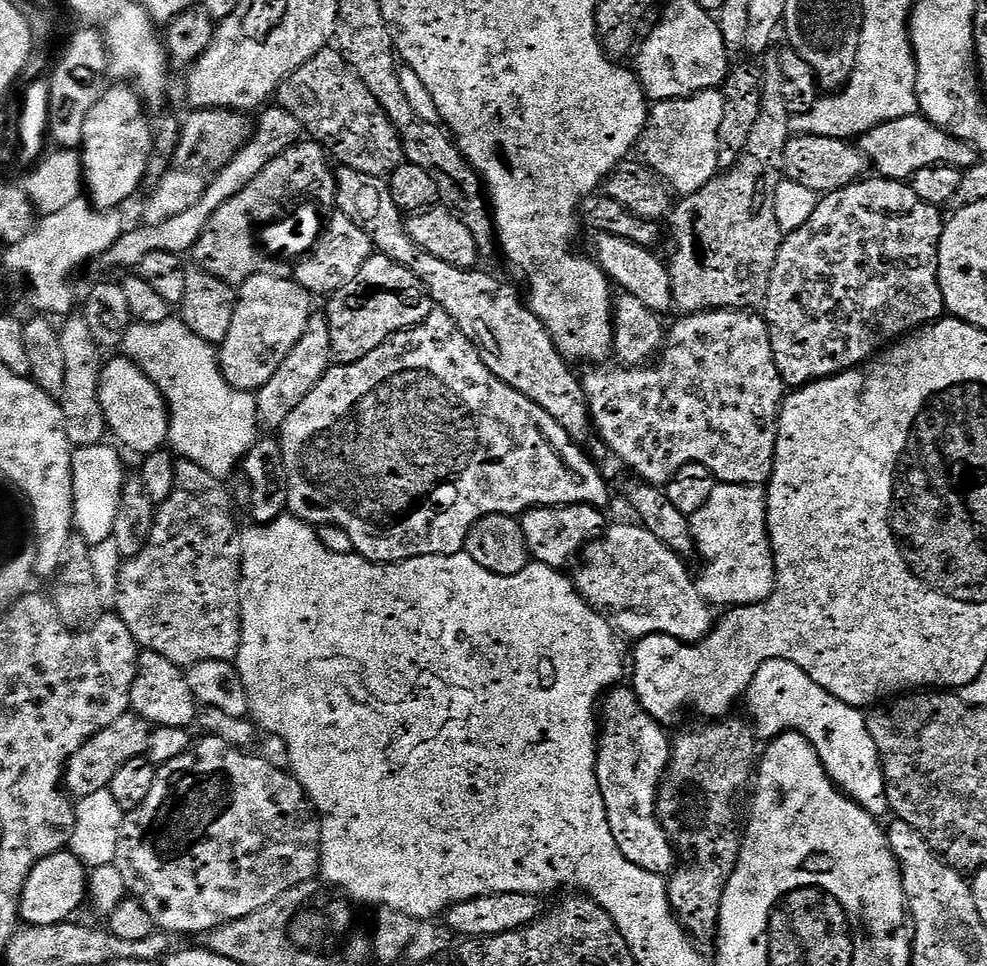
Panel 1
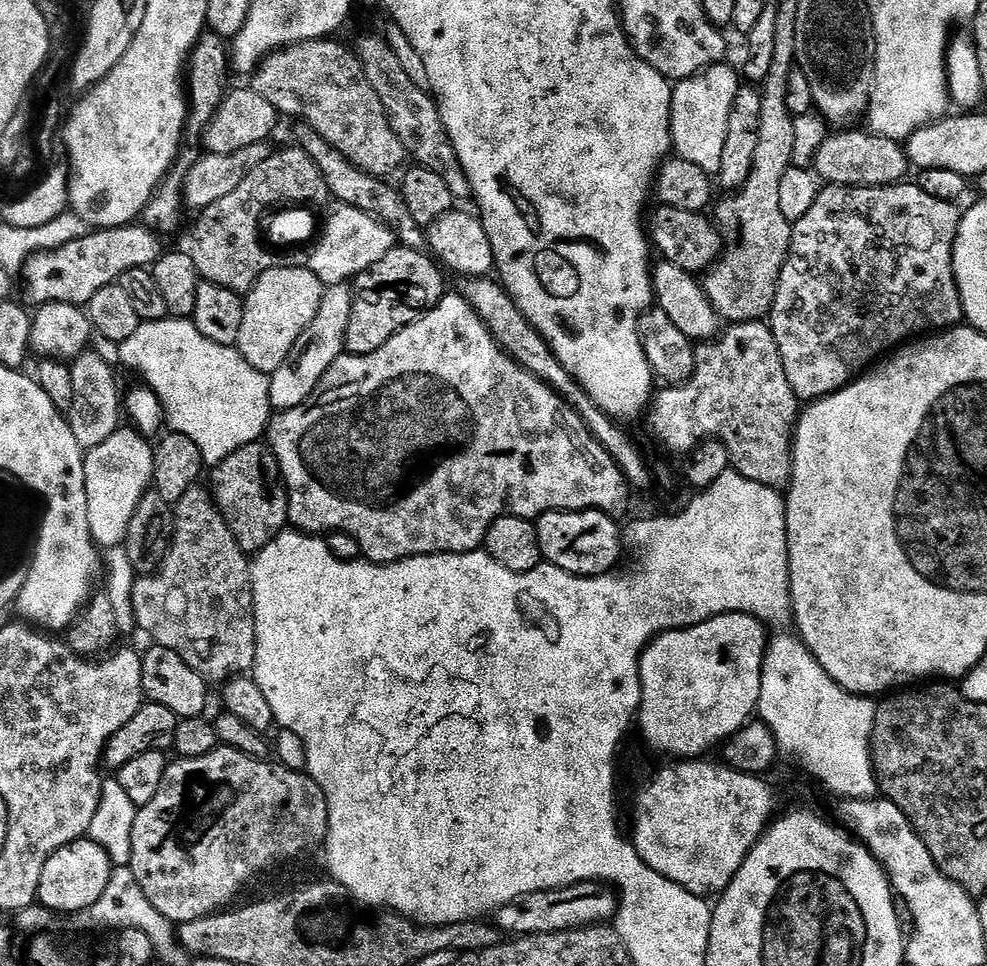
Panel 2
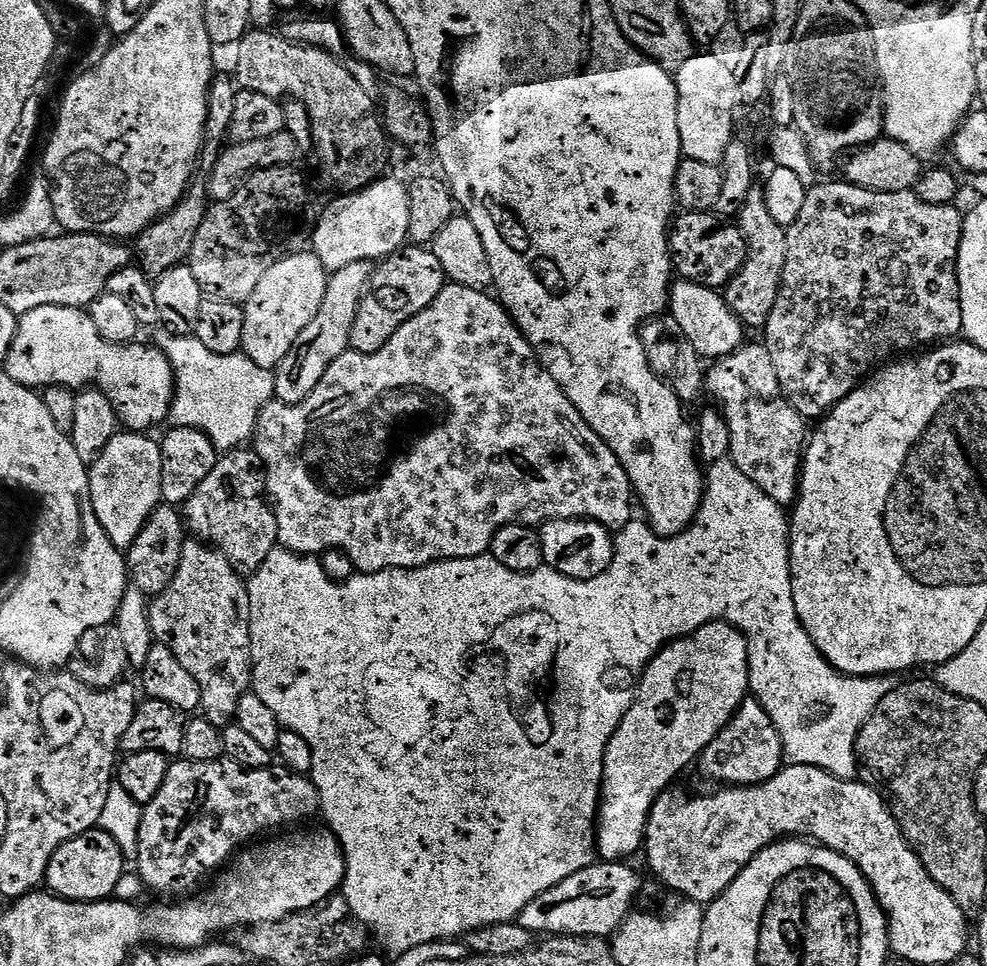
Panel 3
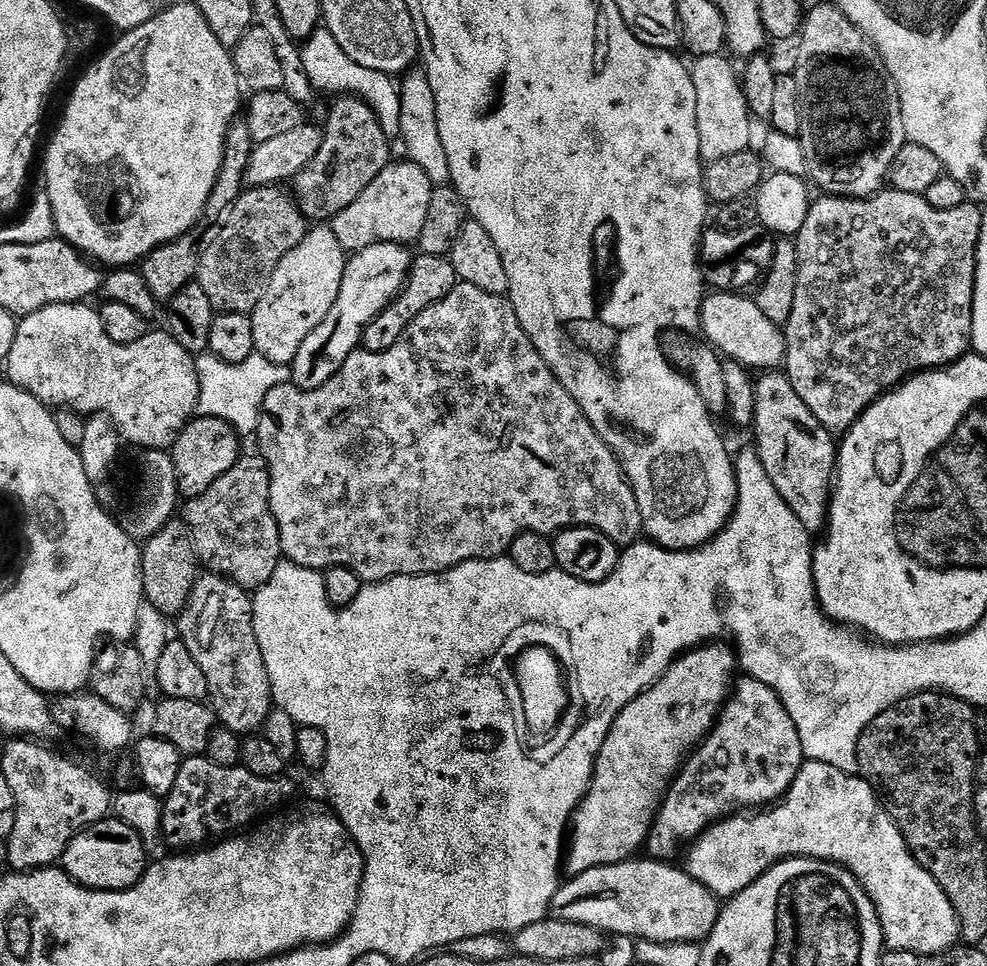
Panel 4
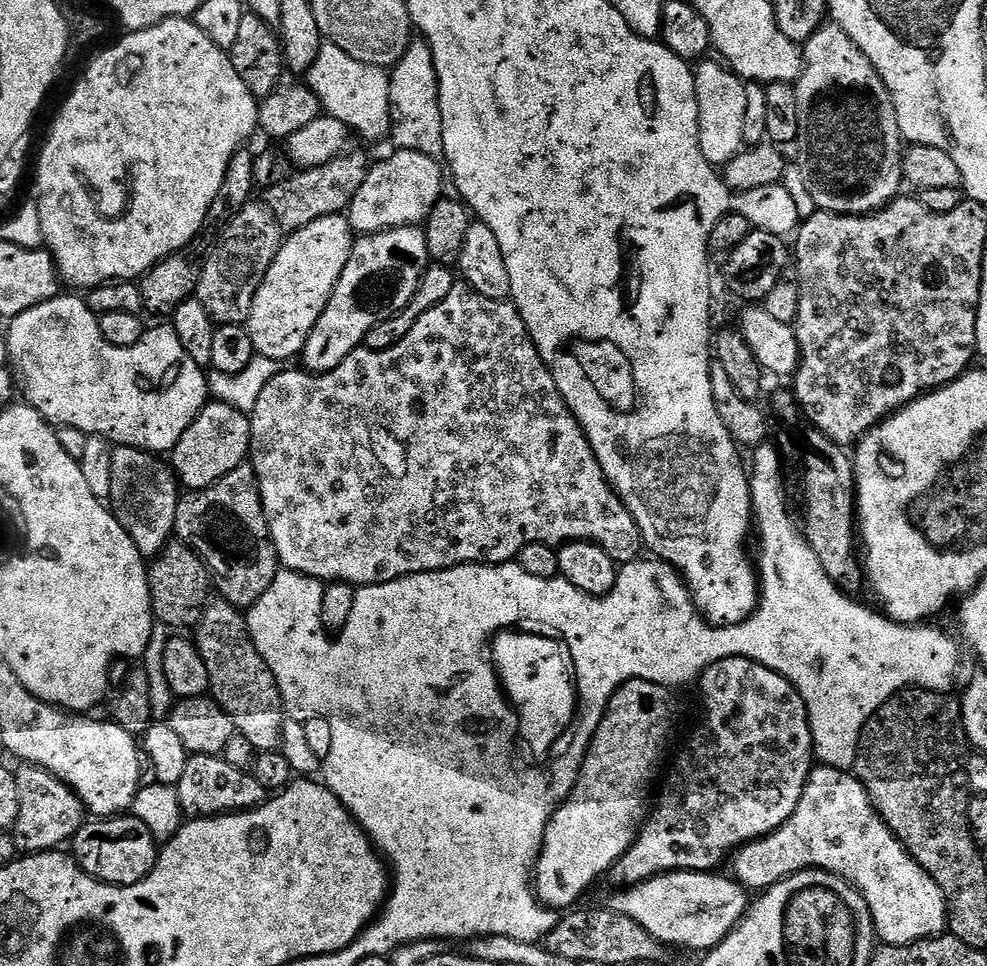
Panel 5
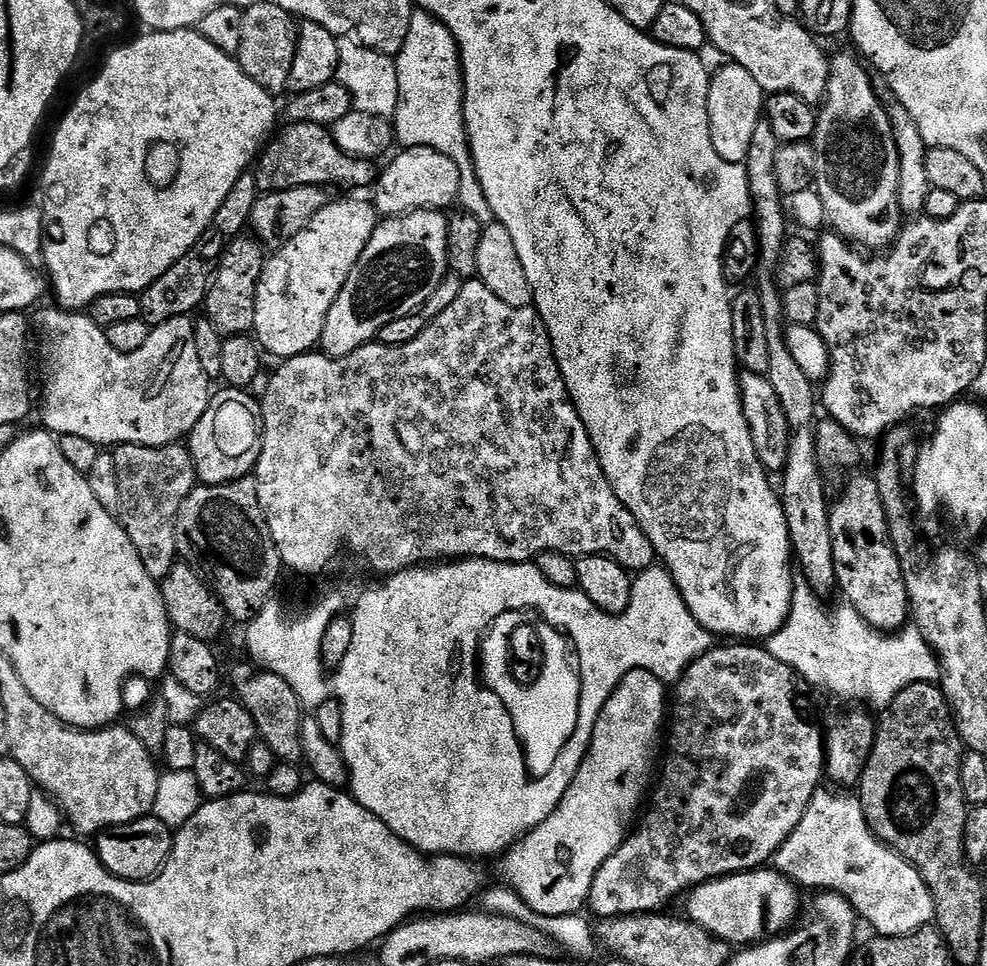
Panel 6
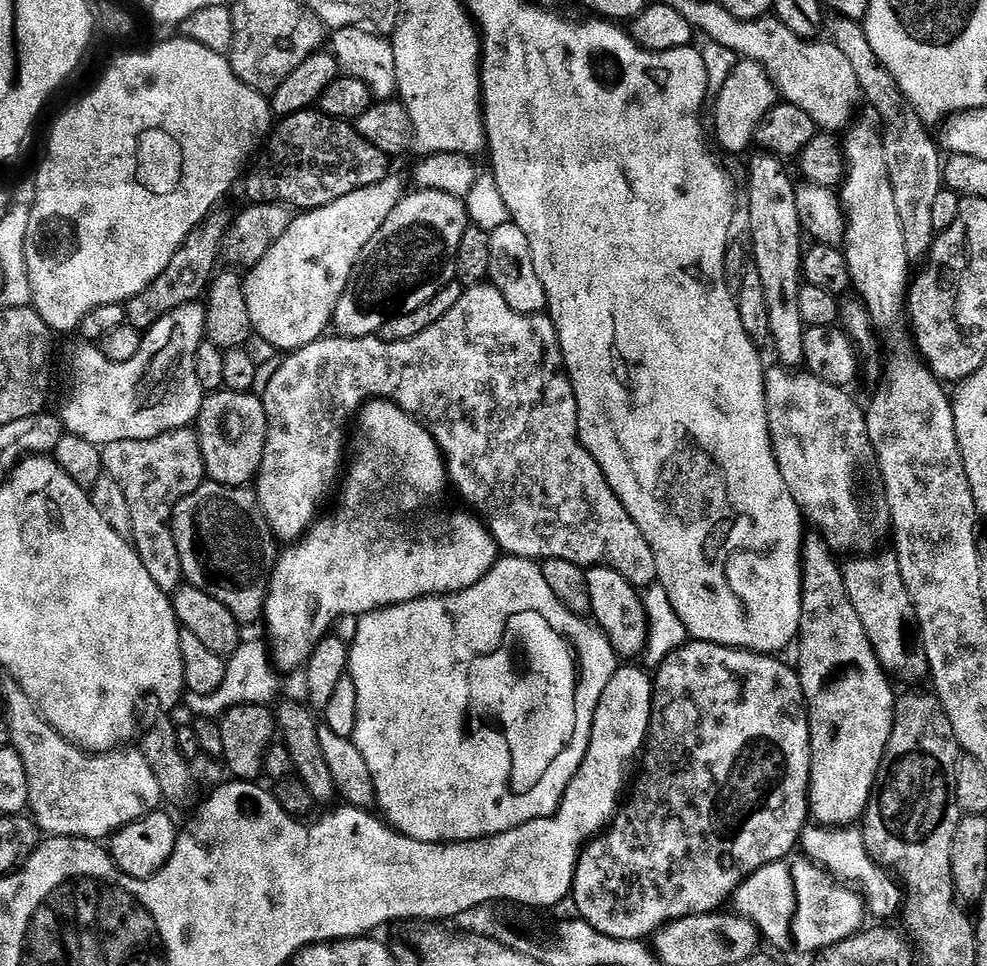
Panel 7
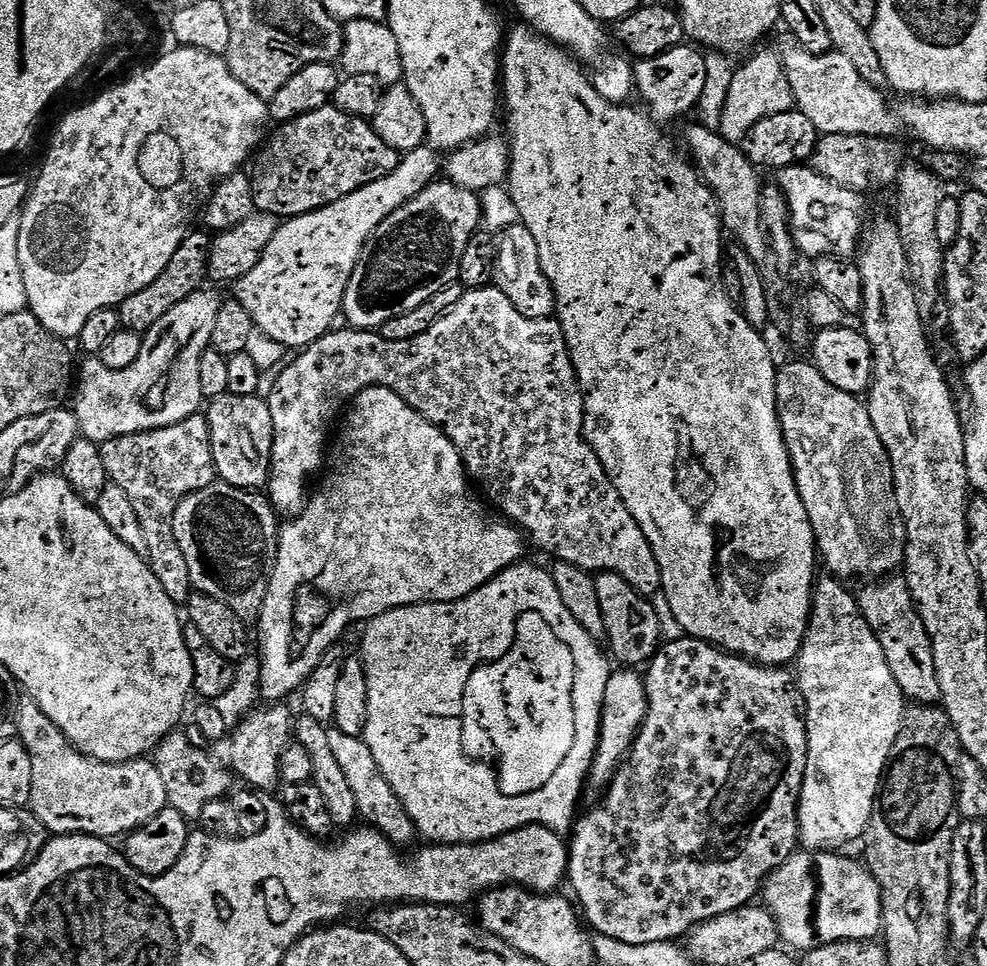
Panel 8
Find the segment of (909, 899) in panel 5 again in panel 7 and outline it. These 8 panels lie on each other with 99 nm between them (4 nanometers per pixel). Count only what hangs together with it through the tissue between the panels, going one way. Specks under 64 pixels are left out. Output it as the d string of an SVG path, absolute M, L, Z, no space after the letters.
M808 826L805 827L804 833L800 836L799 847L804 848L803 855L811 860L817 867L824 869L829 876L837 881L843 882L848 886L855 886L869 913L872 912L876 916L892 916L901 911L902 905L906 900L905 893L902 891L901 885L885 869L877 864L876 860L869 854L864 845L864 834L859 827L856 826Z

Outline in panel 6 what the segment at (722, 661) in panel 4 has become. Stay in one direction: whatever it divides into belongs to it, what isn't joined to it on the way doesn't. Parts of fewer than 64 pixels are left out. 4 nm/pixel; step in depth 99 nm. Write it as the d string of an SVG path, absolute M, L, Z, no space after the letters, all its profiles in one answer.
M630 670L630 674L626 674L622 682L618 682L610 698L606 698L596 719L592 741L588 743L588 752L578 766L562 802L558 802L546 822L530 829L521 840L516 841L499 857L500 876L504 879L501 881L520 895L522 902L526 902L532 913L537 916L576 916L580 911L585 911L590 886L602 862L606 862L606 858L610 858L610 854L618 850L653 787L654 769L658 764L656 739L659 736L661 739L665 724L666 685L646 670Z

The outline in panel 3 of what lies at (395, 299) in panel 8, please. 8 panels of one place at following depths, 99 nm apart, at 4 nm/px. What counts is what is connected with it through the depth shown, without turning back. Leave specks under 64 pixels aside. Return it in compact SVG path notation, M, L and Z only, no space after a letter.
M354 262L342 270L331 273L326 298L322 300L322 306L318 310L314 322L310 322L310 326L306 326L306 330L302 330L302 334L298 338L296 345L290 350L290 354L286 354L284 361L274 370L276 378L275 399L279 401L279 403L302 403L302 401L318 386L318 382L322 382L326 370L330 370L332 363L340 357L343 352L349 351L350 334L352 333L354 320L360 309L360 304L364 301L364 295L372 283L373 273L373 265L369 262Z

